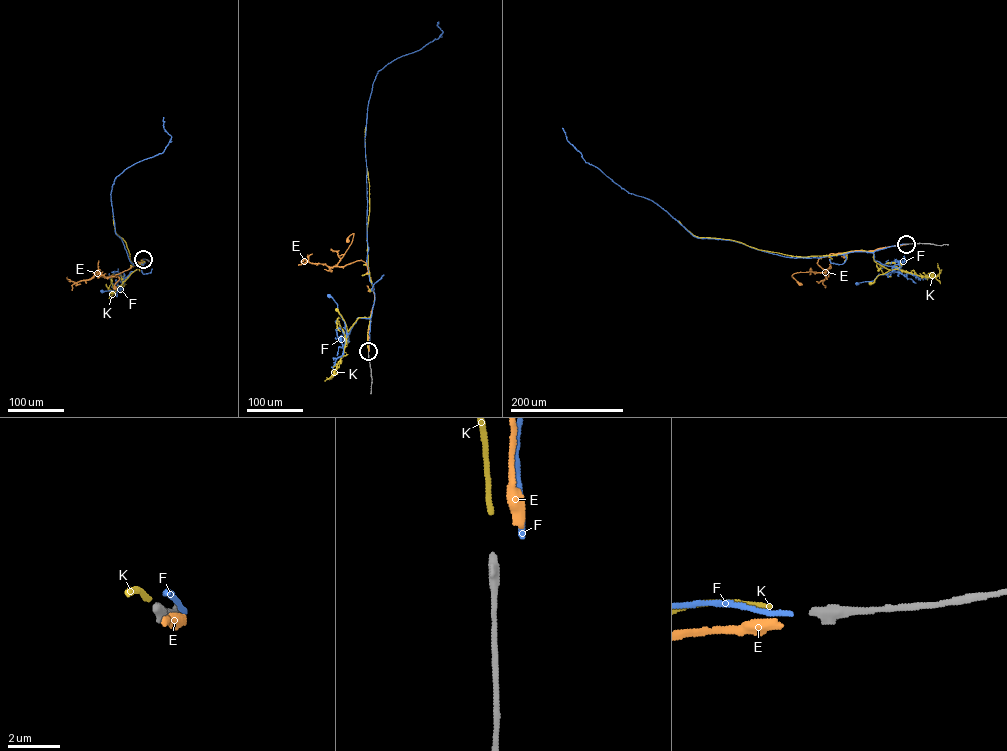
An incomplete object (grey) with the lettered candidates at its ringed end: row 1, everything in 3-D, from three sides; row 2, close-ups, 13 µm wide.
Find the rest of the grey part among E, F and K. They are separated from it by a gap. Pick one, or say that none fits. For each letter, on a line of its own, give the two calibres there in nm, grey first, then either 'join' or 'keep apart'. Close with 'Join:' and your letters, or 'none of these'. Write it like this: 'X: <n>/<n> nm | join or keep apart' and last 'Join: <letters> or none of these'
E: 380/440 nm | keep apart
F: 380/220 nm | keep apart
K: 380/200 nm | join
Join: K

